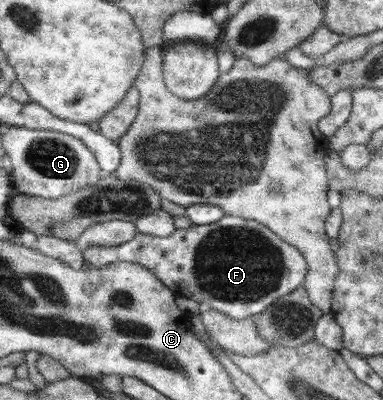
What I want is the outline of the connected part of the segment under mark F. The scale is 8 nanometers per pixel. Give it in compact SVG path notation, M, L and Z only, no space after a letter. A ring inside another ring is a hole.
M229 215L210 225L176 229L167 237L137 232L131 241L116 246L87 246L82 255L93 268L118 261L137 262L151 270L176 297L189 297L238 320L265 311L279 297L303 286L308 271L301 252L273 231L255 221Z

